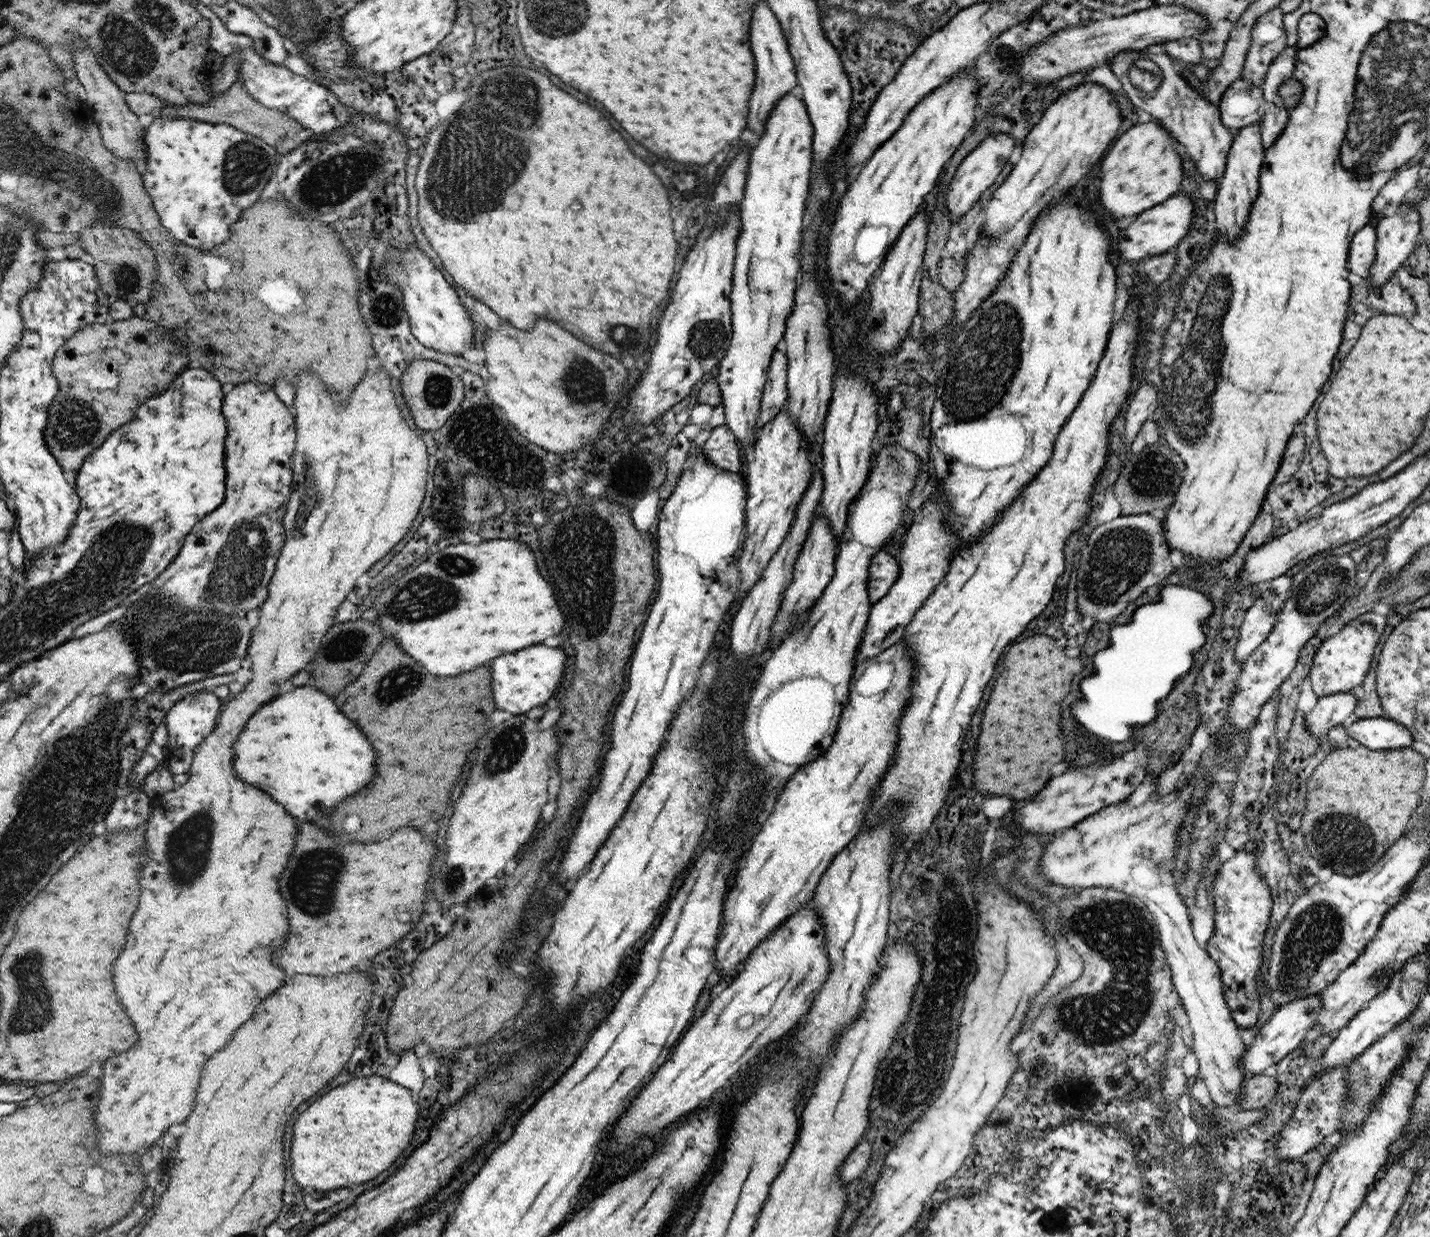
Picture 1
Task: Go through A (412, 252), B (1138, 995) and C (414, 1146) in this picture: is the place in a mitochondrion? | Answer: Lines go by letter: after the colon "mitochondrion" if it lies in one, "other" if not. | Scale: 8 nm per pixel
A: other
B: mitochondrion
C: other

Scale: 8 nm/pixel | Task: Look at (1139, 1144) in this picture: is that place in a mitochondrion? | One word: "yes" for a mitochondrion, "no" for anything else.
no

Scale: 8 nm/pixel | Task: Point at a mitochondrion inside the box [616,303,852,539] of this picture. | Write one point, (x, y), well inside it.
(707, 338)

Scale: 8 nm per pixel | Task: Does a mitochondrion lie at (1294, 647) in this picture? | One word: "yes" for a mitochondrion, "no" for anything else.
no

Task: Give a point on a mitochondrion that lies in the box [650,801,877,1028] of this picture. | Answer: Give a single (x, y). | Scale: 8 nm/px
(789, 995)

